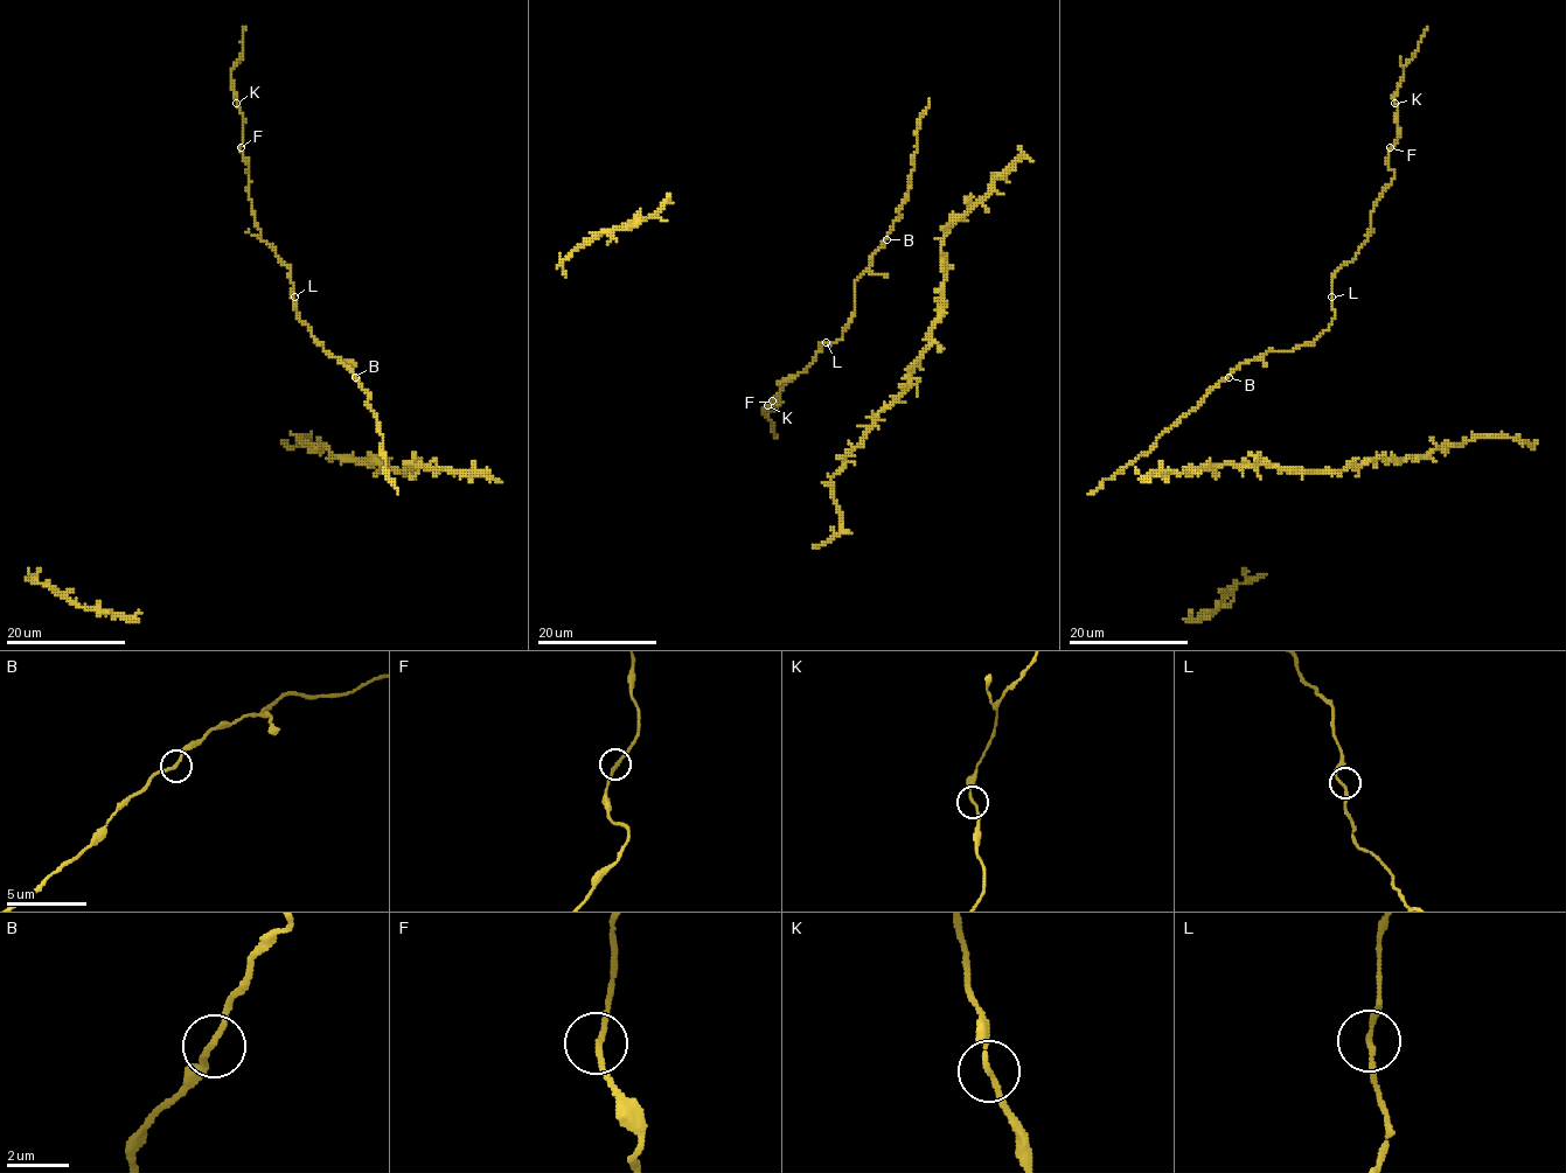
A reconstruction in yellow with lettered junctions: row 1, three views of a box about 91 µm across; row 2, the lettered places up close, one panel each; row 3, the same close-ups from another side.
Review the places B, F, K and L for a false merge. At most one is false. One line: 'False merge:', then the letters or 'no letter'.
False merge: no letter

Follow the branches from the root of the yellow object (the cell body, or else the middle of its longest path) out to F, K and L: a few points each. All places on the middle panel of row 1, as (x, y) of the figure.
F: (899, 213), (855, 283), (843, 336), (821, 343), (815, 360), (782, 385), (781, 404), (772, 402)
K: (899, 213), (855, 283), (843, 336), (821, 343), (782, 385), (781, 404), (767, 406)
L: (899, 213), (870, 266), (855, 283), (854, 312), (843, 336), (828, 344), (826, 342)

